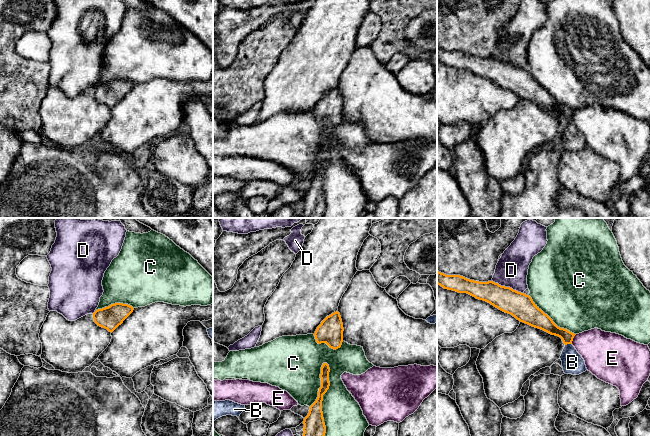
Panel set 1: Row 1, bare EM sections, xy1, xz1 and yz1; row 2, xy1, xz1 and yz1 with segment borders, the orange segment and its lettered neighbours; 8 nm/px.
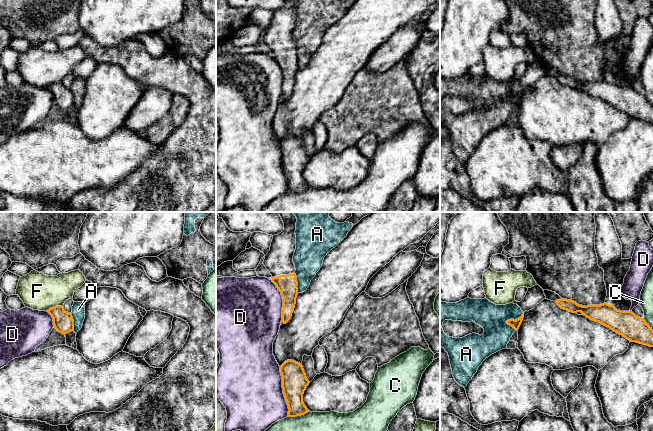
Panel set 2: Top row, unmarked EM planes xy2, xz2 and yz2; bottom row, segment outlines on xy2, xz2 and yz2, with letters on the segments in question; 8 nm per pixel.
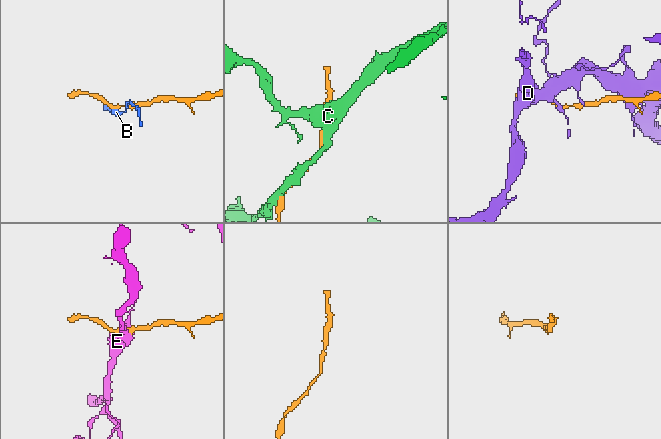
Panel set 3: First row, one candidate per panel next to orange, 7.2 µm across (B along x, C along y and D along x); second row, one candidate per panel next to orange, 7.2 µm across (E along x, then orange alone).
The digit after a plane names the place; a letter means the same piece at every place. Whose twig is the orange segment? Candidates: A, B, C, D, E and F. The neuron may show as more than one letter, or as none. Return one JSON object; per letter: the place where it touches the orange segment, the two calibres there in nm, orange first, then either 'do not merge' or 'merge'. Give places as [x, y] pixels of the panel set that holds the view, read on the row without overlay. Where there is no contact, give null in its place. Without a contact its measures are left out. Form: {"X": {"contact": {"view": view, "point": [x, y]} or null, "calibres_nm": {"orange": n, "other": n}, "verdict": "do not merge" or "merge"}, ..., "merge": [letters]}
{"A": {"contact": {"view": "yz2", "point": [513, 95]}, "calibres_nm": {"orange": 70, "other": 200}, "verdict": "do not merge"}, "B": {"contact": {"view": "yz1", "point": [568, 119]}, "calibres_nm": {"orange": 120, "other": 180}, "verdict": "do not merge"}, "C": {"contact": {"view": "xz1", "point": [321, 178]}, "calibres_nm": {"orange": 180, "other": 320}, "verdict": "do not merge"}, "D": {"contact": {"view": "xz2", "point": [283, 167]}, "calibres_nm": {"orange": 200, "other": 480}, "verdict": "do not merge"}, "E": {"contact": {"view": "yz1", "point": [572, 115]}, "calibres_nm": {"orange": 120, "other": 320}, "verdict": "do not merge"}, "F": {"contact": {"view": "xy2", "point": [54, 83]}, "calibres_nm": {"orange": 170, "other": 280}, "verdict": "do not merge"}, "merge": []}

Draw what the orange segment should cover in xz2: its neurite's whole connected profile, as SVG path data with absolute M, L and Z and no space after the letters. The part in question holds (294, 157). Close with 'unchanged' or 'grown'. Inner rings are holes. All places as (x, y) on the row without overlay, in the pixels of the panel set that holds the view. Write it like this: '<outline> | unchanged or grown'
M287 136L280 142L282 164L288 181L288 192L297 193L309 188L303 178L303 170L309 161L302 140Z | unchanged

